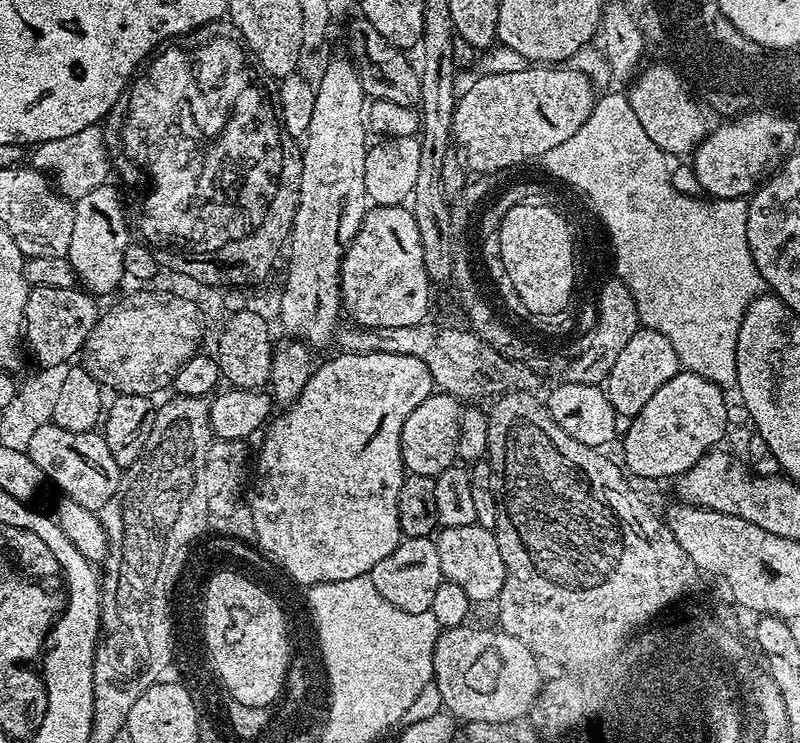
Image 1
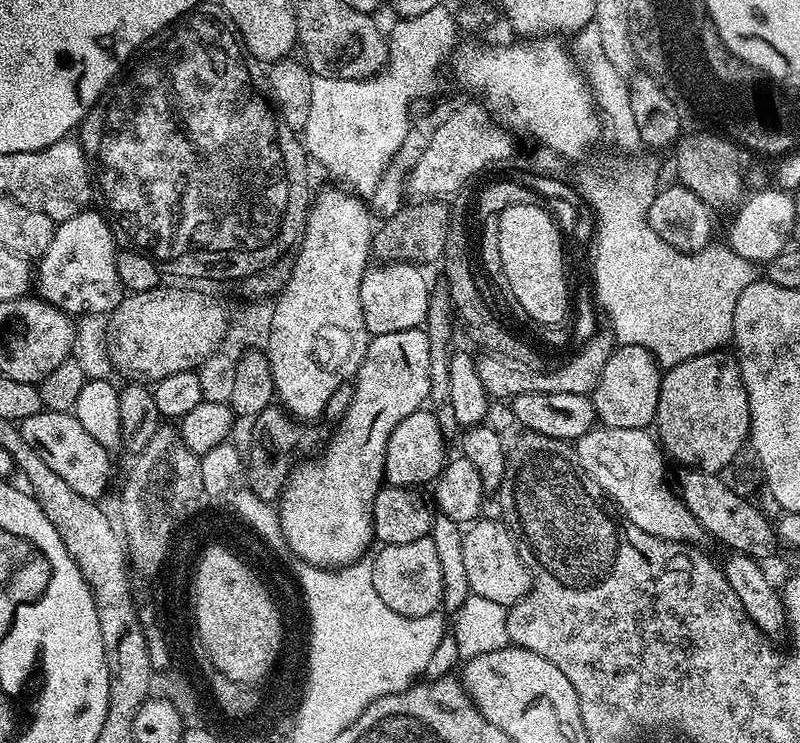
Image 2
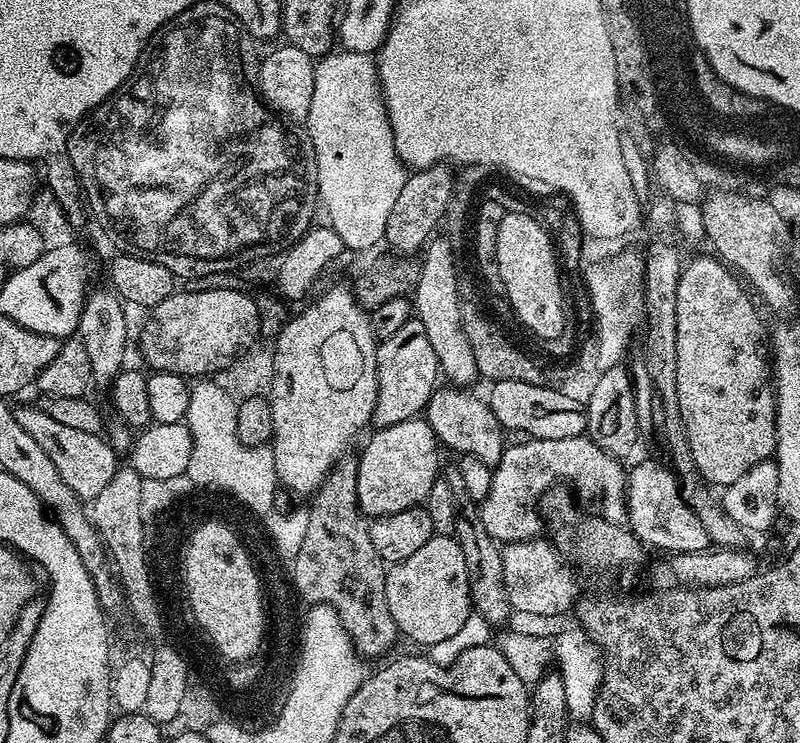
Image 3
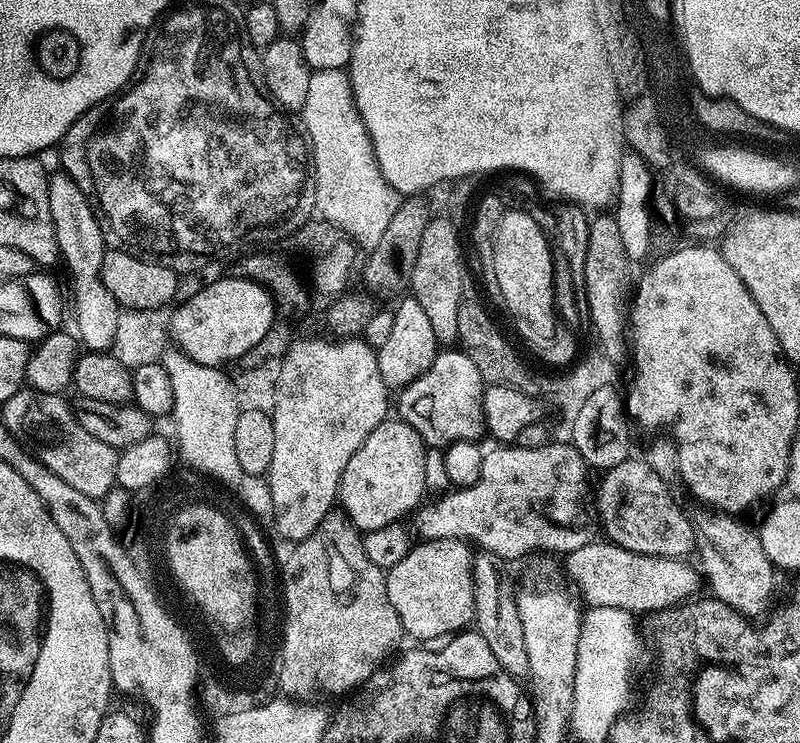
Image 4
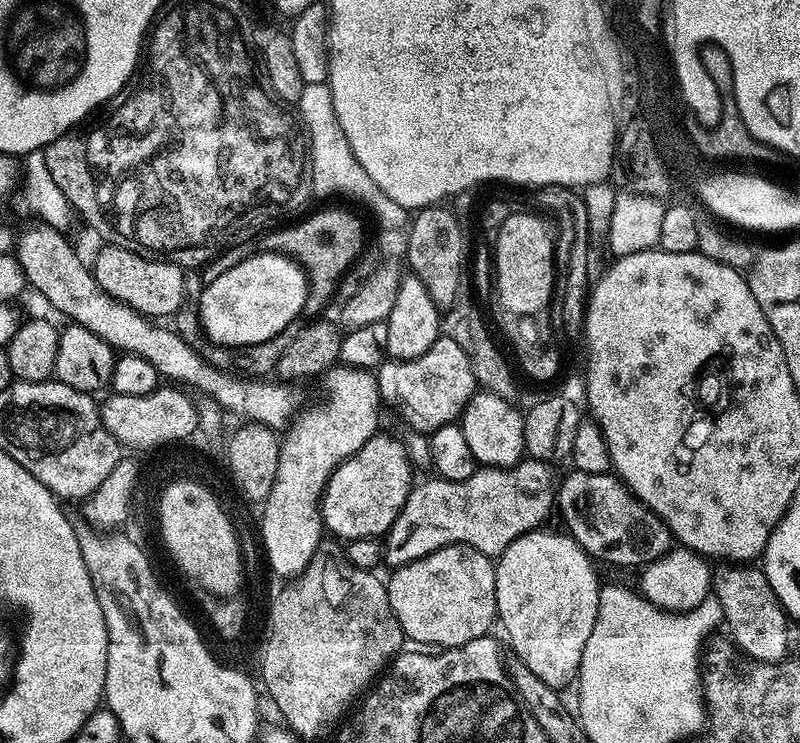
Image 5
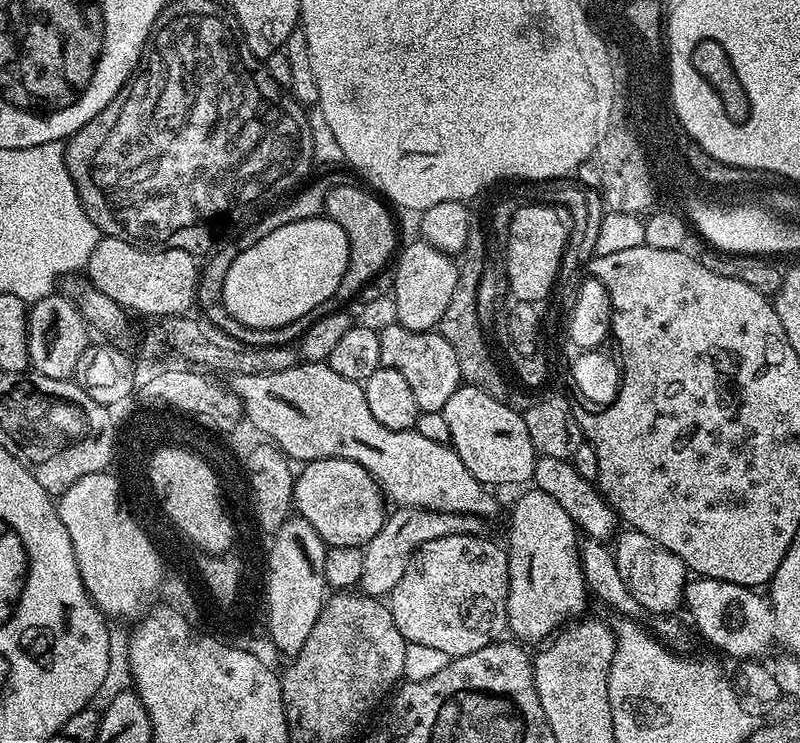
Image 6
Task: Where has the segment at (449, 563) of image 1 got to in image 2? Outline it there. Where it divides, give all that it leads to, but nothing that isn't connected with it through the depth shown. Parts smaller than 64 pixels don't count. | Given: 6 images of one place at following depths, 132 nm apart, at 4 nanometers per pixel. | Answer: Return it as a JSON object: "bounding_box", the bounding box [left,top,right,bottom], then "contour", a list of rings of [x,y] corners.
{"bounding_box":[463,518,532,606],"contour":[[[481,518],[476,523],[467,525],[463,535],[463,565],[466,566],[471,594],[511,606],[532,589],[532,576],[520,557],[520,548],[516,544],[515,536],[503,519]]]}

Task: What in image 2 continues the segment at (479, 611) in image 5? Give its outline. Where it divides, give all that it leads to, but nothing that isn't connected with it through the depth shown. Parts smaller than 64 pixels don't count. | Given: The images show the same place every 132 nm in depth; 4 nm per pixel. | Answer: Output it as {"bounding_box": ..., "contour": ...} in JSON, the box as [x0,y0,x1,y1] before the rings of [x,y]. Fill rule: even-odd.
{"bounding_box":[371,537,443,618],"contour":[[[429,537],[418,538],[418,542],[402,542],[401,544],[385,544],[379,549],[376,560],[371,561],[374,574],[374,590],[378,590],[378,598],[403,616],[422,618],[431,616],[443,602],[443,572],[434,542]],[[396,570],[416,570],[408,576],[408,572],[398,578]]]}

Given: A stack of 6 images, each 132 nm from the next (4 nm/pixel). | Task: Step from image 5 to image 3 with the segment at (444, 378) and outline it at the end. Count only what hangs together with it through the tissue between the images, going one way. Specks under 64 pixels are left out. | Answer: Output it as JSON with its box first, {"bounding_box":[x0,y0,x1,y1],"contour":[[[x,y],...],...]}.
{"bounding_box":[426,386,505,465],"contour":[[[440,386],[428,399],[426,409],[428,425],[434,430],[437,441],[456,440],[457,453],[478,458],[478,462],[495,465],[505,450],[505,429],[494,418],[487,399],[478,397],[472,390],[460,386]]]}

